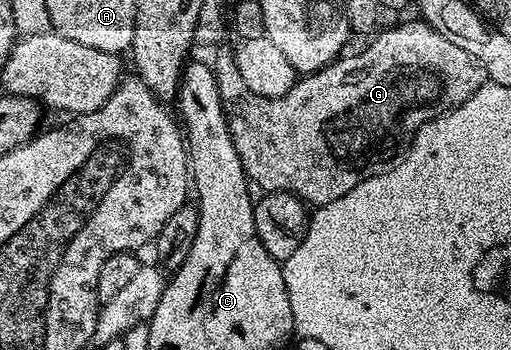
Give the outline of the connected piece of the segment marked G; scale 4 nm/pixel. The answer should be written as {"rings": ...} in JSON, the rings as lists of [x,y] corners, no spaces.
{"rings":[[[415,17],[411,23],[400,24],[399,27],[390,27],[387,31],[385,29],[379,30],[369,40],[369,43],[370,47],[364,48],[363,51],[358,51],[355,55],[343,54],[327,64],[326,67],[320,68],[313,74],[307,74],[301,80],[300,89],[284,93],[284,97],[260,97],[260,93],[252,93],[252,89],[248,89],[244,77],[240,77],[240,69],[236,65],[234,55],[222,50],[217,52],[219,55],[212,59],[212,66],[216,85],[220,91],[222,108],[228,121],[228,129],[232,133],[232,145],[236,145],[236,153],[240,157],[242,168],[246,170],[246,178],[255,188],[262,187],[263,192],[292,193],[307,205],[313,205],[315,208],[323,207],[326,203],[336,201],[336,197],[344,197],[344,193],[356,189],[356,185],[360,185],[368,177],[377,175],[387,165],[393,164],[414,142],[414,134],[425,123],[432,121],[437,115],[443,115],[445,111],[451,111],[453,107],[459,107],[464,101],[468,101],[468,97],[472,97],[480,88],[485,87],[488,82],[486,69],[478,60],[472,58],[464,49],[460,49],[460,45],[452,45],[452,41],[448,41],[448,37],[444,37],[444,33],[432,29],[430,23],[418,17]]]}

